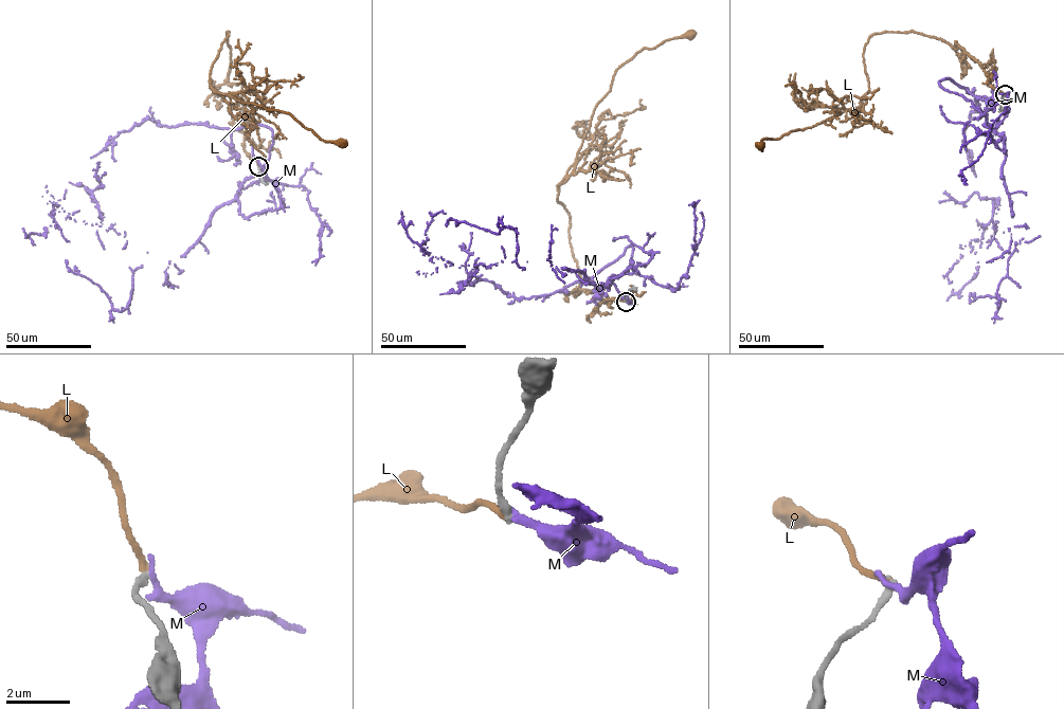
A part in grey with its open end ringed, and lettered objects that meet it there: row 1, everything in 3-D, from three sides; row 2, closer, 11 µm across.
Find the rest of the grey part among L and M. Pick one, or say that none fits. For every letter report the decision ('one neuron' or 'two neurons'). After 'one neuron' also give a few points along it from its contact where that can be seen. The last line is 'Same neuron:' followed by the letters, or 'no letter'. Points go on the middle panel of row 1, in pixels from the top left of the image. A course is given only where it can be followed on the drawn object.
L: one neuron; course (626, 302), (580, 290), (558, 186), (615, 71), (644, 48), (690, 34)
M: two neurons
Same neuron: L

